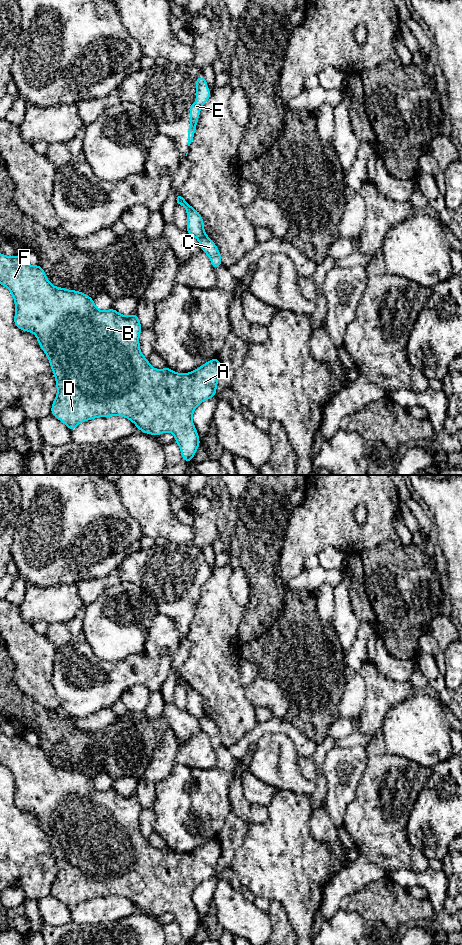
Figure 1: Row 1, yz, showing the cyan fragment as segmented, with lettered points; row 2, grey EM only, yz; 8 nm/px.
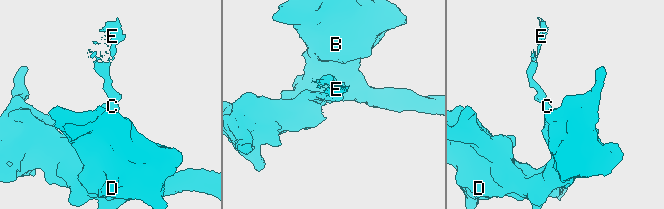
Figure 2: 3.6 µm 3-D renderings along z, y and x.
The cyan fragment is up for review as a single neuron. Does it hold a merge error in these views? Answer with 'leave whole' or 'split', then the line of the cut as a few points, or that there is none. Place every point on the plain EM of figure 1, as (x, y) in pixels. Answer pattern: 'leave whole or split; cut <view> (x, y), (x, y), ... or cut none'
split; cut yz (205, 714), (198, 719)

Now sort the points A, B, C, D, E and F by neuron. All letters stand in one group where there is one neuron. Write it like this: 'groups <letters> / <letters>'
groups A B C D F / E

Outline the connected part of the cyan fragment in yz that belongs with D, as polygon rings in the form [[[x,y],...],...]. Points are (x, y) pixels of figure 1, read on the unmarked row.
[[[0,733],[0,764],[9,769],[14,778],[14,803],[16,807],[23,811],[34,813],[38,820],[39,826],[49,839],[57,866],[57,875],[51,888],[51,894],[53,896],[63,902],[71,911],[74,910],[81,902],[90,899],[98,897],[123,896],[132,901],[137,906],[137,908],[144,913],[156,916],[166,912],[173,913],[175,916],[175,921],[180,927],[182,939],[186,942],[189,942],[193,939],[198,926],[200,925],[200,920],[192,901],[192,895],[200,883],[215,877],[216,875],[216,867],[218,859],[221,855],[219,838],[209,840],[203,846],[195,849],[190,853],[176,853],[167,846],[162,850],[153,848],[148,842],[147,838],[145,838],[140,831],[139,816],[142,810],[142,806],[139,802],[137,793],[134,793],[131,796],[124,796],[113,788],[106,791],[100,791],[94,785],[93,778],[87,776],[86,774],[75,770],[67,770],[61,767],[53,766],[47,759],[46,754],[40,745],[31,746],[22,738],[22,736],[8,737],[5,734]]]

